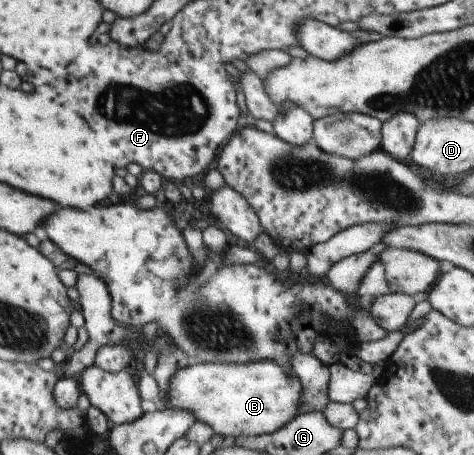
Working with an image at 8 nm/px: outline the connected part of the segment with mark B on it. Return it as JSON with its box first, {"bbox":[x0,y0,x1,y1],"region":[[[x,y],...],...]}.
{"bbox":[160,361,299,437],"region":[[[271,361],[247,364],[189,363],[171,373],[167,392],[160,396],[167,409],[190,413],[197,422],[209,426],[214,434],[254,437],[271,434],[297,417],[299,381]]]}

